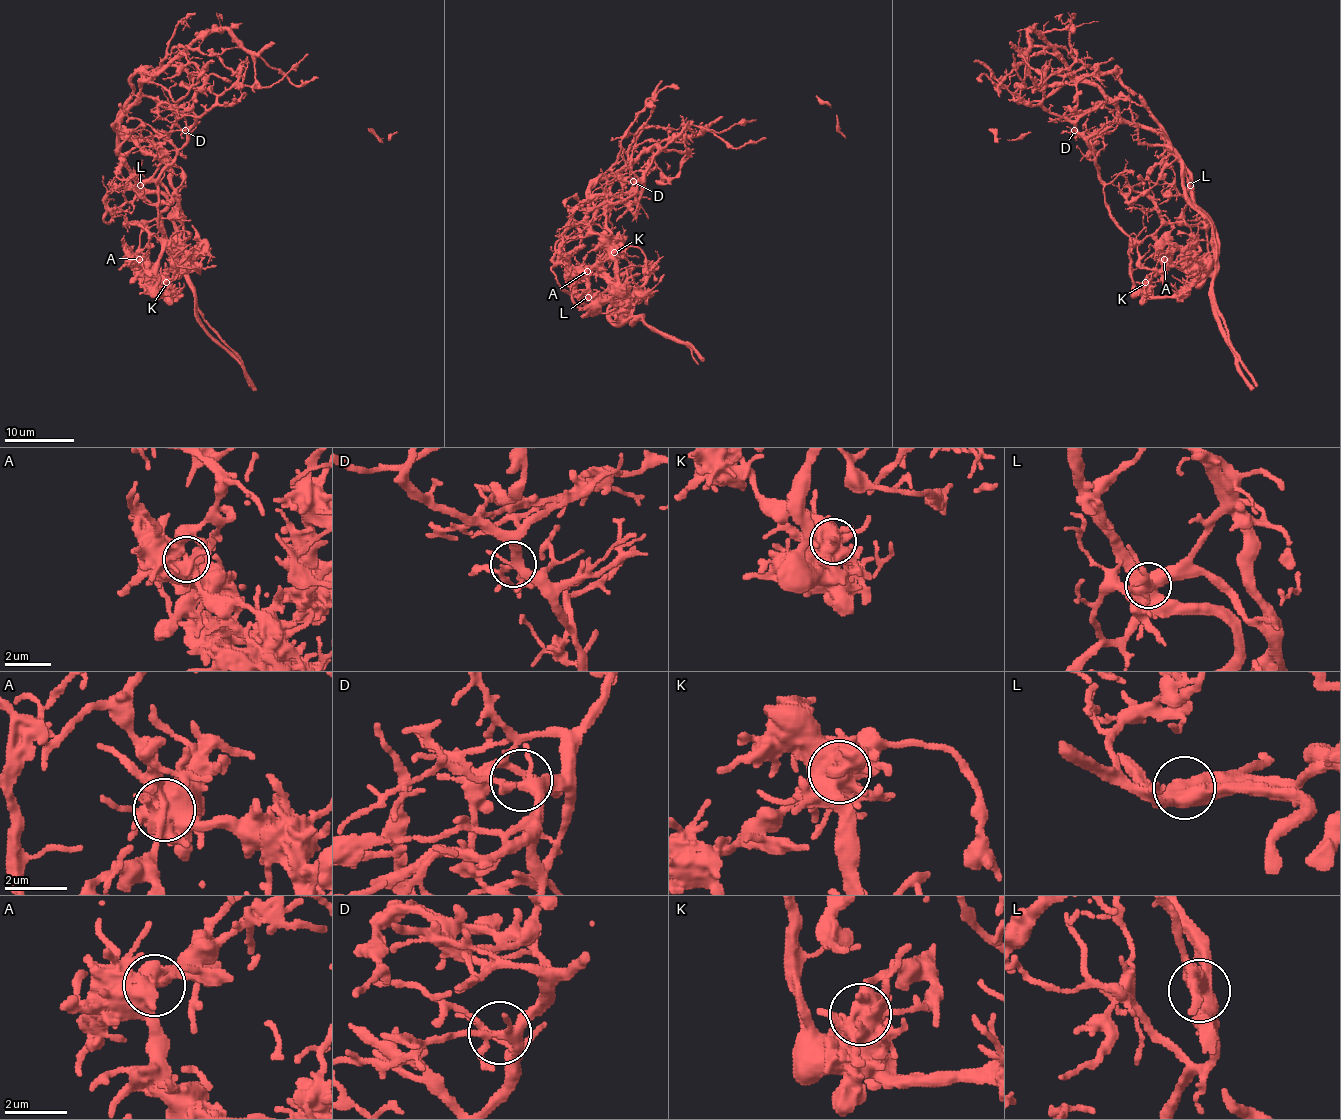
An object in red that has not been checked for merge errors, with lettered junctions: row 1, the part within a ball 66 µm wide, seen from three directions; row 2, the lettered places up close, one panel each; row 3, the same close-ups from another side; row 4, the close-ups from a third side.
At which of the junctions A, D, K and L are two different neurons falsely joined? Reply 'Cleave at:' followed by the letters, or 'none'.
Cleave at: A, K

